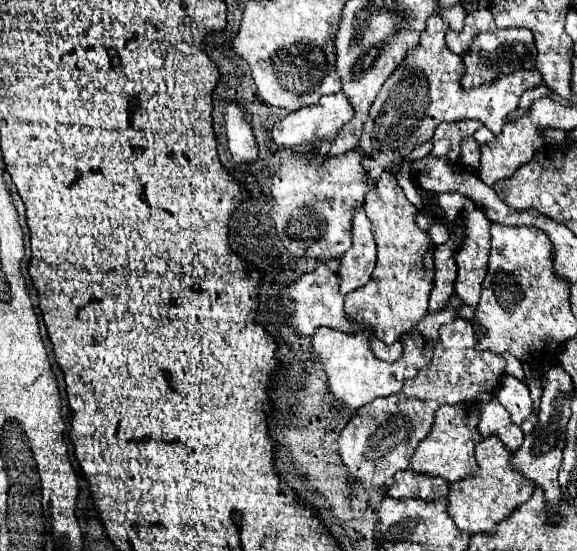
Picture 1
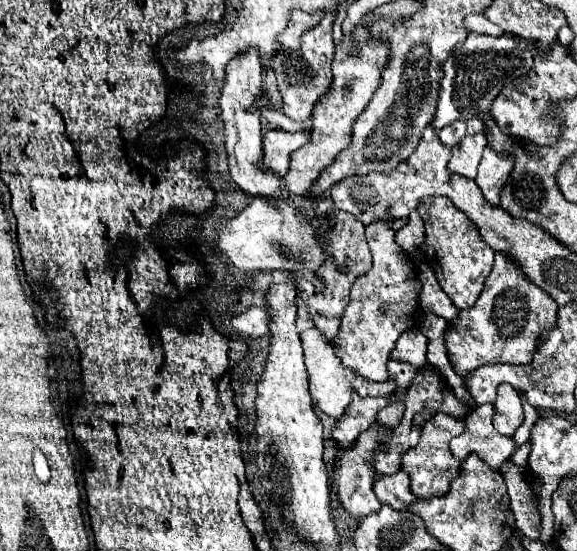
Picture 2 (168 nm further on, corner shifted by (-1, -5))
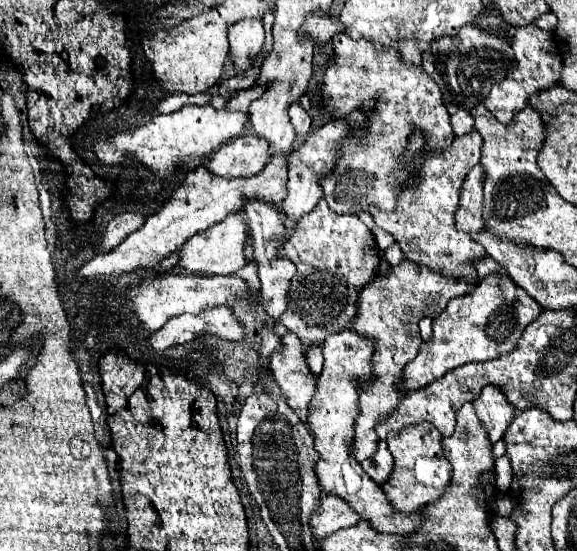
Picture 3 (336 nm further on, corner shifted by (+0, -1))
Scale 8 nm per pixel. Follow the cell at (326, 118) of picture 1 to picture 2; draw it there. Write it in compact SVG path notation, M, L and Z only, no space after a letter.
M269 129L263 135L263 171L273 171L275 175L285 175L289 169L289 155L297 151L297 147L309 141L309 131L303 133L289 133L281 129Z

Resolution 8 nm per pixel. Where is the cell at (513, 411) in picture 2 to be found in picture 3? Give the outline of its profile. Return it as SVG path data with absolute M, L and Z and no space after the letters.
M488 385L482 389L480 399L474 401L476 415L484 429L488 431L488 437L492 443L504 437L504 429L508 429L508 423L512 423L512 415L516 409L512 409L512 403L504 399L504 393L500 393L500 387Z

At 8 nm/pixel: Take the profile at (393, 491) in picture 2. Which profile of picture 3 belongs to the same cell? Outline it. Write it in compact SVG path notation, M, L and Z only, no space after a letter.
M380 441L378 451L374 453L374 457L370 457L370 459L366 459L362 463L362 469L370 475L370 479L374 483L380 485L392 473L392 463L394 463L394 459L392 459L392 455L390 455L390 451L386 447L386 441Z

